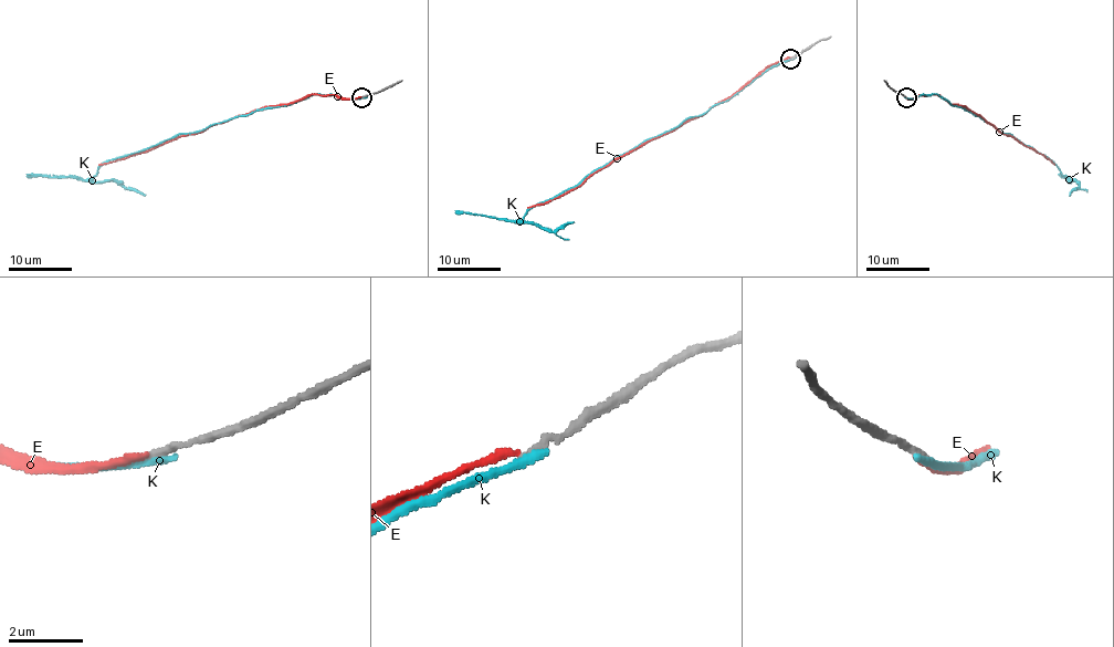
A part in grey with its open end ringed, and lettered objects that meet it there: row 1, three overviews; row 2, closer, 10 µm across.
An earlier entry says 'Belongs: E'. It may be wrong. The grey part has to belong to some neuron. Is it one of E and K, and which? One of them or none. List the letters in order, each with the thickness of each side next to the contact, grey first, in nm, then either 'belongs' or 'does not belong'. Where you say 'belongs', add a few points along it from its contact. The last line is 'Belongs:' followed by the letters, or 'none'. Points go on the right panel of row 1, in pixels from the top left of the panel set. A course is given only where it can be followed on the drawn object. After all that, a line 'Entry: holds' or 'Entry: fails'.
E: 200/180 nm | does not belong
K: 220/240 nm | does not belong
Belongs: none
Entry: fails

